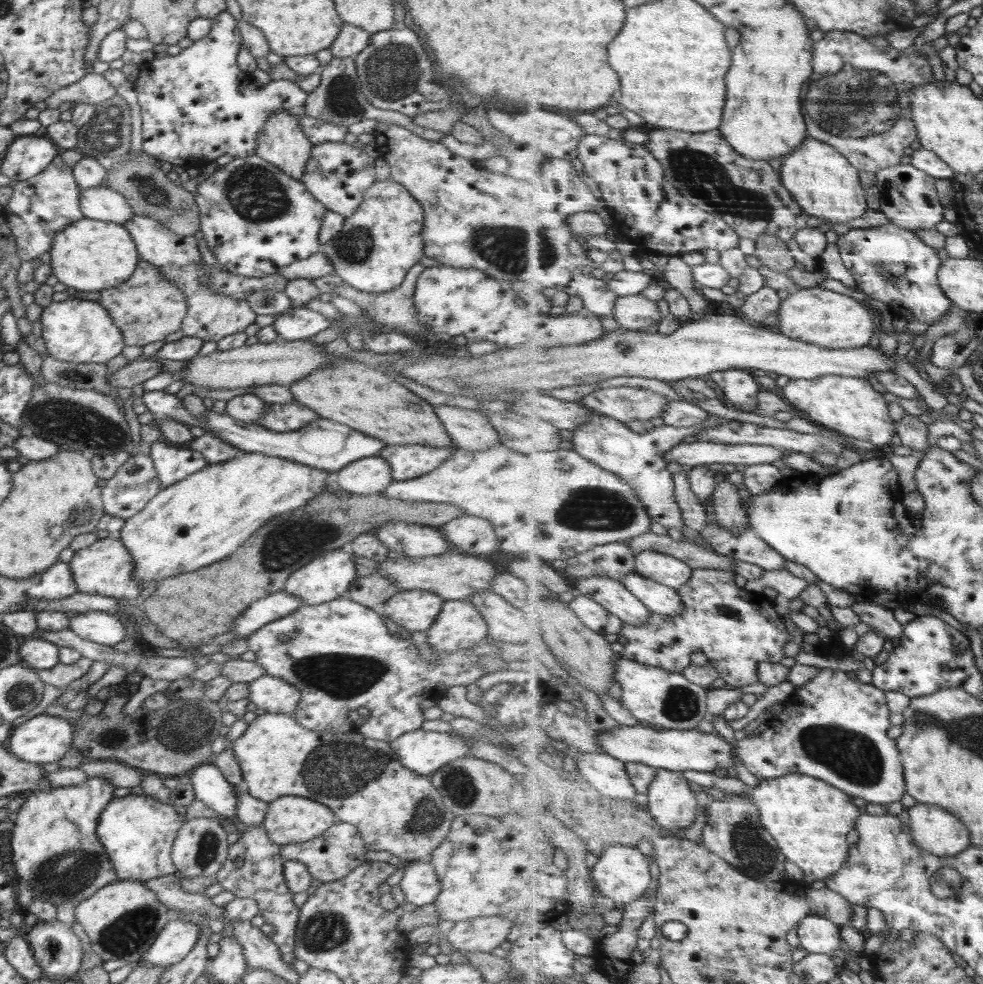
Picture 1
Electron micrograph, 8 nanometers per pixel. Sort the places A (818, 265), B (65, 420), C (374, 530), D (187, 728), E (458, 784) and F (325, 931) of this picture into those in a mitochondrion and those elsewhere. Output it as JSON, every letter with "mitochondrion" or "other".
{"A":"other","B":"mitochondrion","C":"other","D":"mitochondrion","E":"mitochondrion","F":"mitochondrion"}

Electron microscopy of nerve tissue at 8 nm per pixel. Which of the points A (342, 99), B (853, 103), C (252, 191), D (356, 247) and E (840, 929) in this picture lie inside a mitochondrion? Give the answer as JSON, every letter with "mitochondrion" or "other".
{"A":"mitochondrion","B":"mitochondrion","C":"mitochondrion","D":"mitochondrion","E":"other"}

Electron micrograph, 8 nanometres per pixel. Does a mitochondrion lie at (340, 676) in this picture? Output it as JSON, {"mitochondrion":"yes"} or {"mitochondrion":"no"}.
{"mitochondrion":"yes"}

